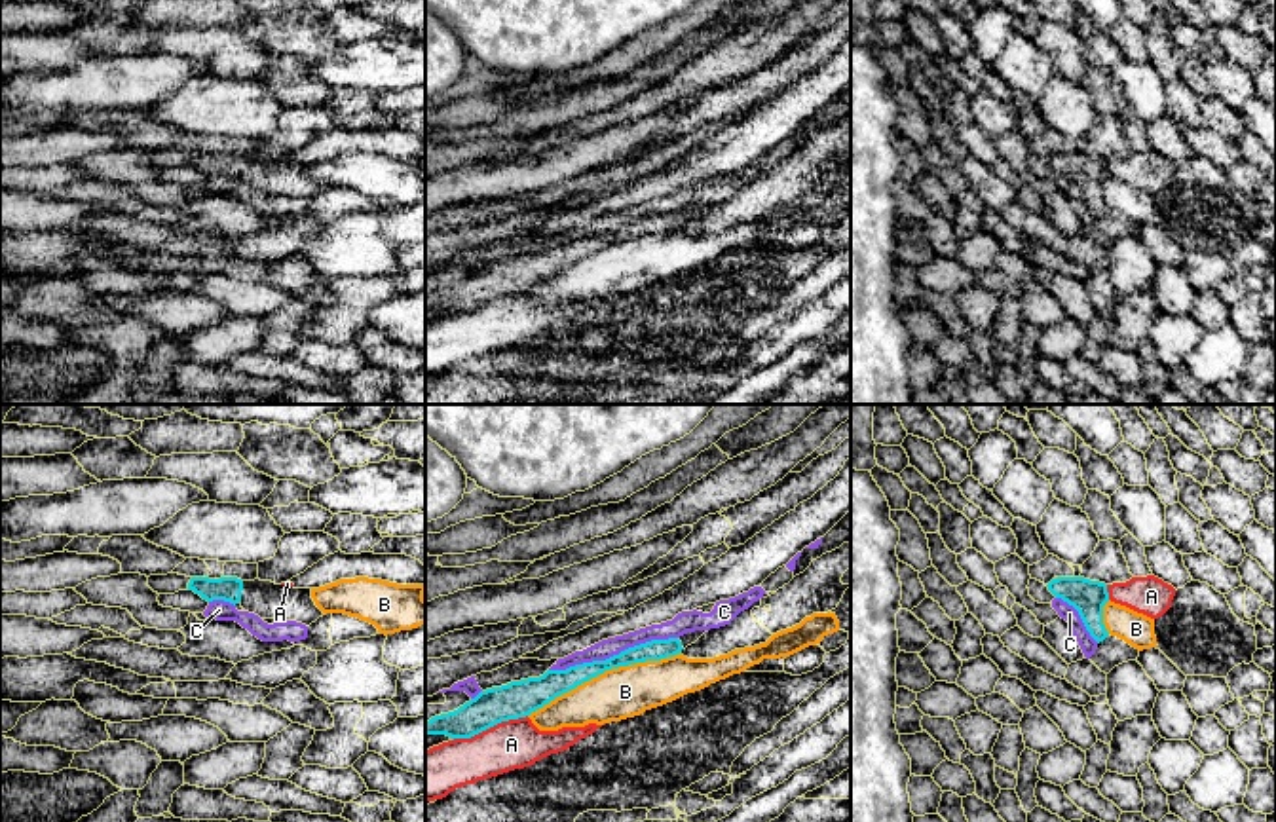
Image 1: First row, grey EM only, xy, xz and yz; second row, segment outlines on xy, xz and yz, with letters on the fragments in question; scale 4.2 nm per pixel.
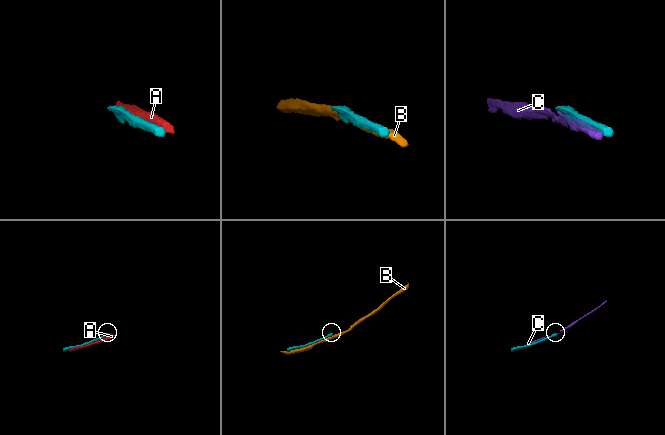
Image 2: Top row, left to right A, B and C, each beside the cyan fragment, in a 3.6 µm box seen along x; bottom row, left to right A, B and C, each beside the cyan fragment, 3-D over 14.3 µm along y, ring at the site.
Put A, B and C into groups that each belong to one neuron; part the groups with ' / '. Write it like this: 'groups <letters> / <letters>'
groups A / B / C

